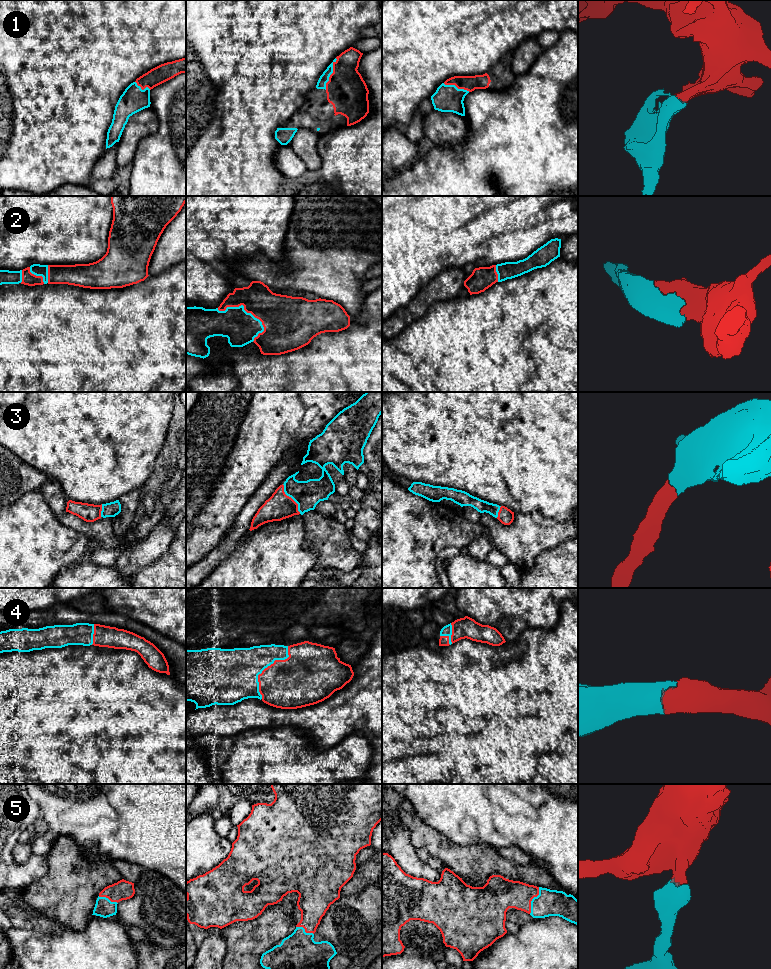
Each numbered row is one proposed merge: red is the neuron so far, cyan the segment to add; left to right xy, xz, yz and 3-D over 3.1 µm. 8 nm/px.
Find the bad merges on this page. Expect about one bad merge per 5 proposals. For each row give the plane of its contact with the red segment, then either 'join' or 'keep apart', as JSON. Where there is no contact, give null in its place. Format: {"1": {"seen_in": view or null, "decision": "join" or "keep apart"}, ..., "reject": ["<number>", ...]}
{"1": {"seen_in": "xz", "decision": "join"}, "2": {"seen_in": "xz", "decision": "join"}, "3": {"seen_in": "xz", "decision": "join"}, "4": {"seen_in": "xz", "decision": "join"}, "5": {"seen_in": "yz", "decision": "join"}, "reject": []}

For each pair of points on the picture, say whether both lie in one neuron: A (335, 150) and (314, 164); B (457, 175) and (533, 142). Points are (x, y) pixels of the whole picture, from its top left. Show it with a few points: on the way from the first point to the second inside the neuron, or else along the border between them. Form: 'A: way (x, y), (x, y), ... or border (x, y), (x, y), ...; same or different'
A: border (321, 135), (317, 145), (321, 164), (311, 171); different
B: way (476, 175), (490, 165), (510, 165), (514, 161); same

